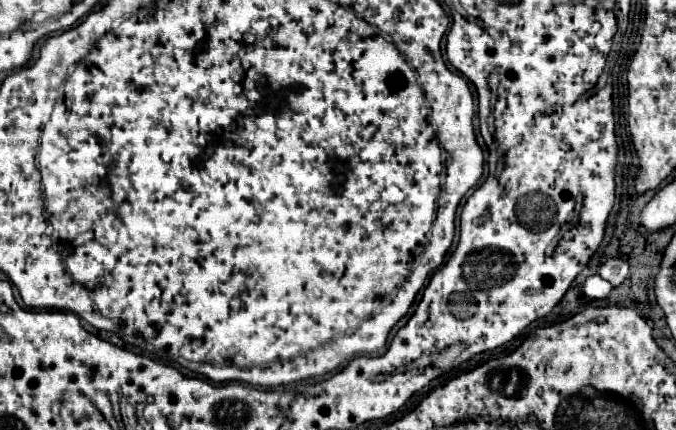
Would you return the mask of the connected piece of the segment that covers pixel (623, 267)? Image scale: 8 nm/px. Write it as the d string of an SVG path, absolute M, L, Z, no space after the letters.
M607 259L607 261L601 265L599 275L601 275L605 281L609 281L613 287L619 287L619 285L625 281L627 271L629 271L627 261L623 261L623 259Z

